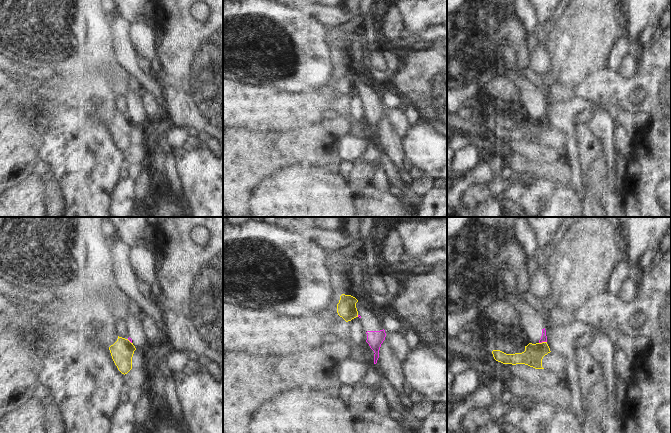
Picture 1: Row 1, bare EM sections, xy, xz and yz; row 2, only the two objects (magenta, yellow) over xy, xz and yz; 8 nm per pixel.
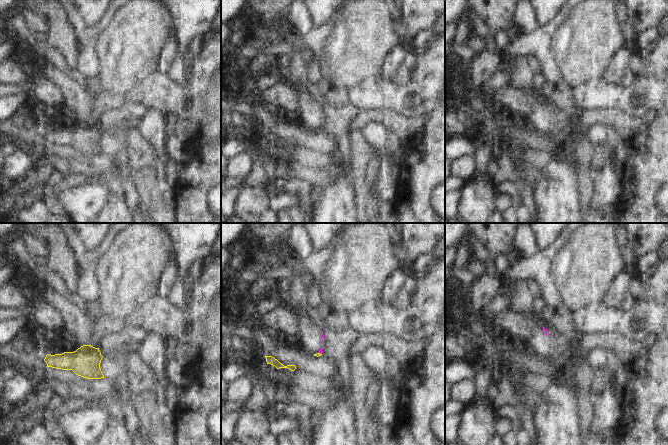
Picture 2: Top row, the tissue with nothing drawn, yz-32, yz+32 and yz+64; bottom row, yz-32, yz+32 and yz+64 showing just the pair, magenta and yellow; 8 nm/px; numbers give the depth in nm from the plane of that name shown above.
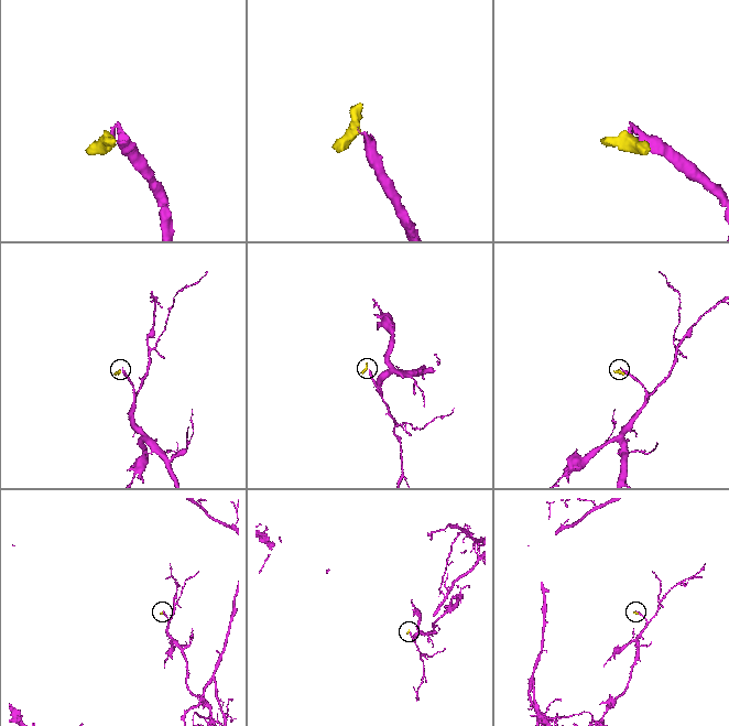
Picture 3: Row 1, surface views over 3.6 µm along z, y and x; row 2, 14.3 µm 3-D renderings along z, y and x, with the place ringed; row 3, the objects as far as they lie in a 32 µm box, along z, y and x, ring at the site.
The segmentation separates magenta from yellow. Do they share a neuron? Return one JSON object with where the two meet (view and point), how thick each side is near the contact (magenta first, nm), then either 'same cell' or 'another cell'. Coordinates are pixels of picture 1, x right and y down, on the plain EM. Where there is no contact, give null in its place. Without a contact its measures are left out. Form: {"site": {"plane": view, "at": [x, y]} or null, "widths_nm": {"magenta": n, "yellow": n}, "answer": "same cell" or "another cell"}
{"site": {"plane": "yz", "at": [542, 117]}, "widths_nm": {"magenta": 50, "yellow": 160}, "answer": "another cell"}

